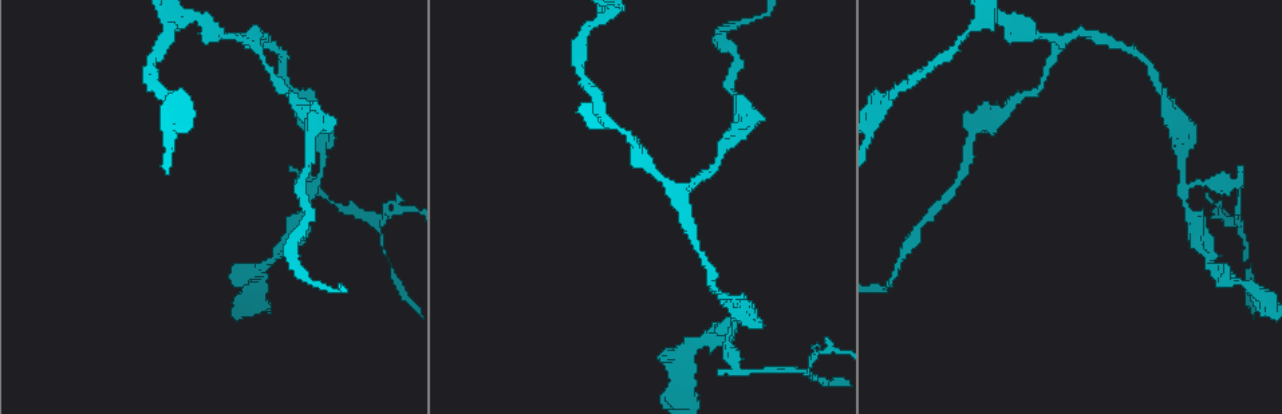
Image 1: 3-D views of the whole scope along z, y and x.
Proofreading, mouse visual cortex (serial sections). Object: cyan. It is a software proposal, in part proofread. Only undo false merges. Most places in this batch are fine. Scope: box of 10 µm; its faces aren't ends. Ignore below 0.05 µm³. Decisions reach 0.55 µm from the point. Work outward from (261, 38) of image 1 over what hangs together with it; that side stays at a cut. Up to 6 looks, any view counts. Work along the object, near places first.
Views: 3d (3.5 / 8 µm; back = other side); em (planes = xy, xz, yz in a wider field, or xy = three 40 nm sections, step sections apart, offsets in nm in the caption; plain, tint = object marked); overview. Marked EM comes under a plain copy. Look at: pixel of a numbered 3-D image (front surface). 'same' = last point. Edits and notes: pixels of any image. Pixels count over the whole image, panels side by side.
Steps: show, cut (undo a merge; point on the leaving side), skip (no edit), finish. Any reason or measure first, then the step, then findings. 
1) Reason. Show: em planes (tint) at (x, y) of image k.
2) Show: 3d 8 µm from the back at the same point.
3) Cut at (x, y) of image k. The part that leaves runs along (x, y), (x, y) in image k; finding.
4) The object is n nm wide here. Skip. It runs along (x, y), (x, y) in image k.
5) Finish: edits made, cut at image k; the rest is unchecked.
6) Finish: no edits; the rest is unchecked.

Thick turns thin. Show: 3d 3.5 µm at (733, 295) of image 1.

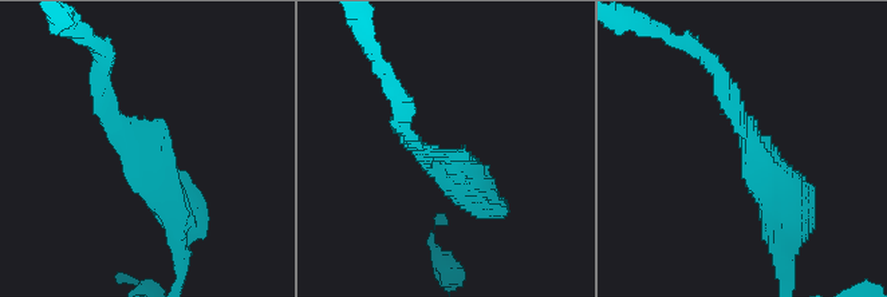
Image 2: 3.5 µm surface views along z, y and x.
The arms are 150, 450 nm wide. Show: em planes (tint) at (442, 154) of image 2.

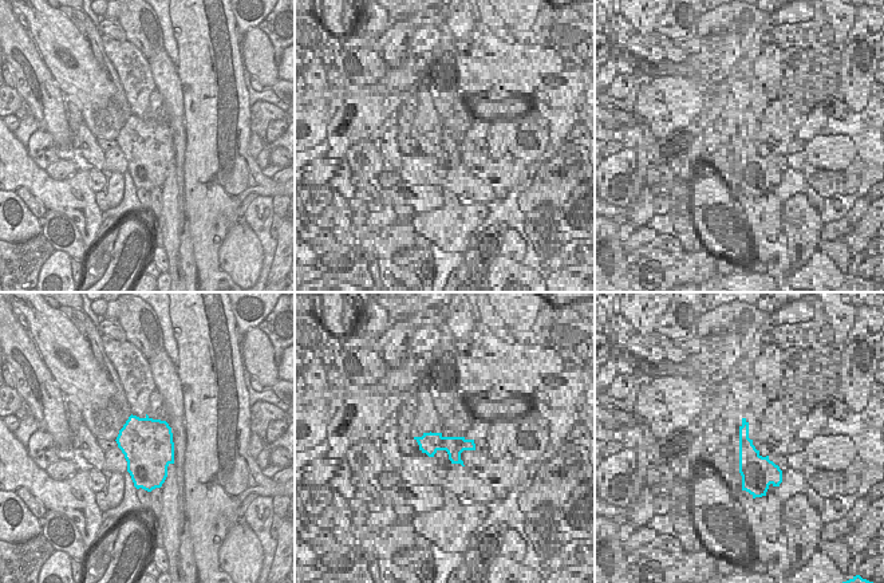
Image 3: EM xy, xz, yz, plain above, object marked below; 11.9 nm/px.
Skip. It runs along (102, 80), (106, 110), (180, 221) in image 2; all the same cell.

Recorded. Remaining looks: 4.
A fork. Show: 3d 8 µm at (311, 189) of image 1.

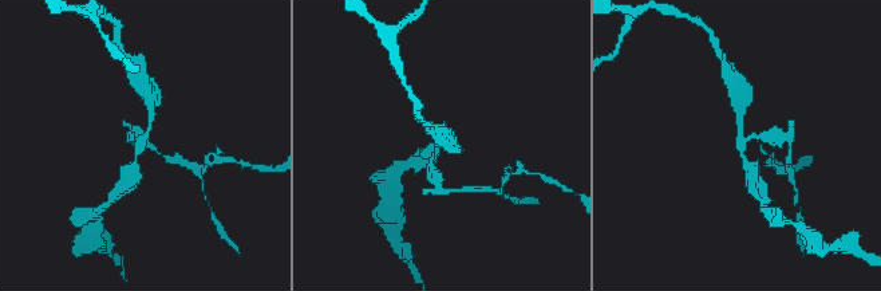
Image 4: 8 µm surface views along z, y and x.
Closer look. Show: 3d 3.5 µm at the same point.

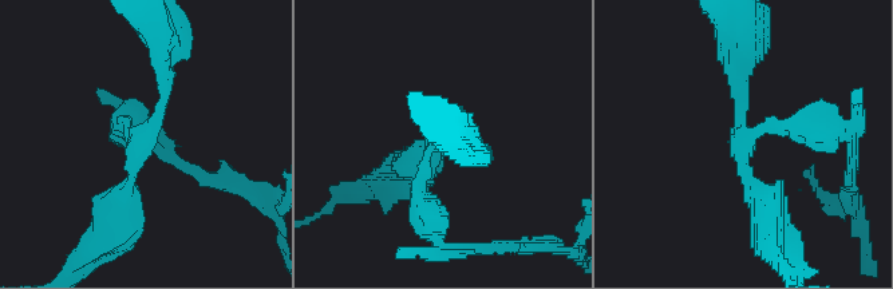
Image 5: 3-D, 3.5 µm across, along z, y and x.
3 arms meet here; the arms are 200, 200, 200 nm wide. Show: em xy step 5 (tint) at (741, 136) of image 5.

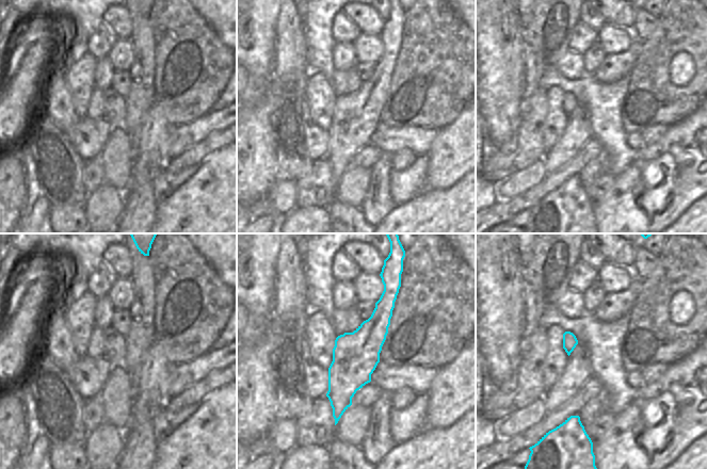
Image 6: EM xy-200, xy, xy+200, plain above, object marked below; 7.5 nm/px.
Skip. It runs along (164, 54), (164, 102), (118, 213) in image 5; continuous, no second cell.

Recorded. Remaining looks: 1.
Finish: no edits; the rest is unchecked.

